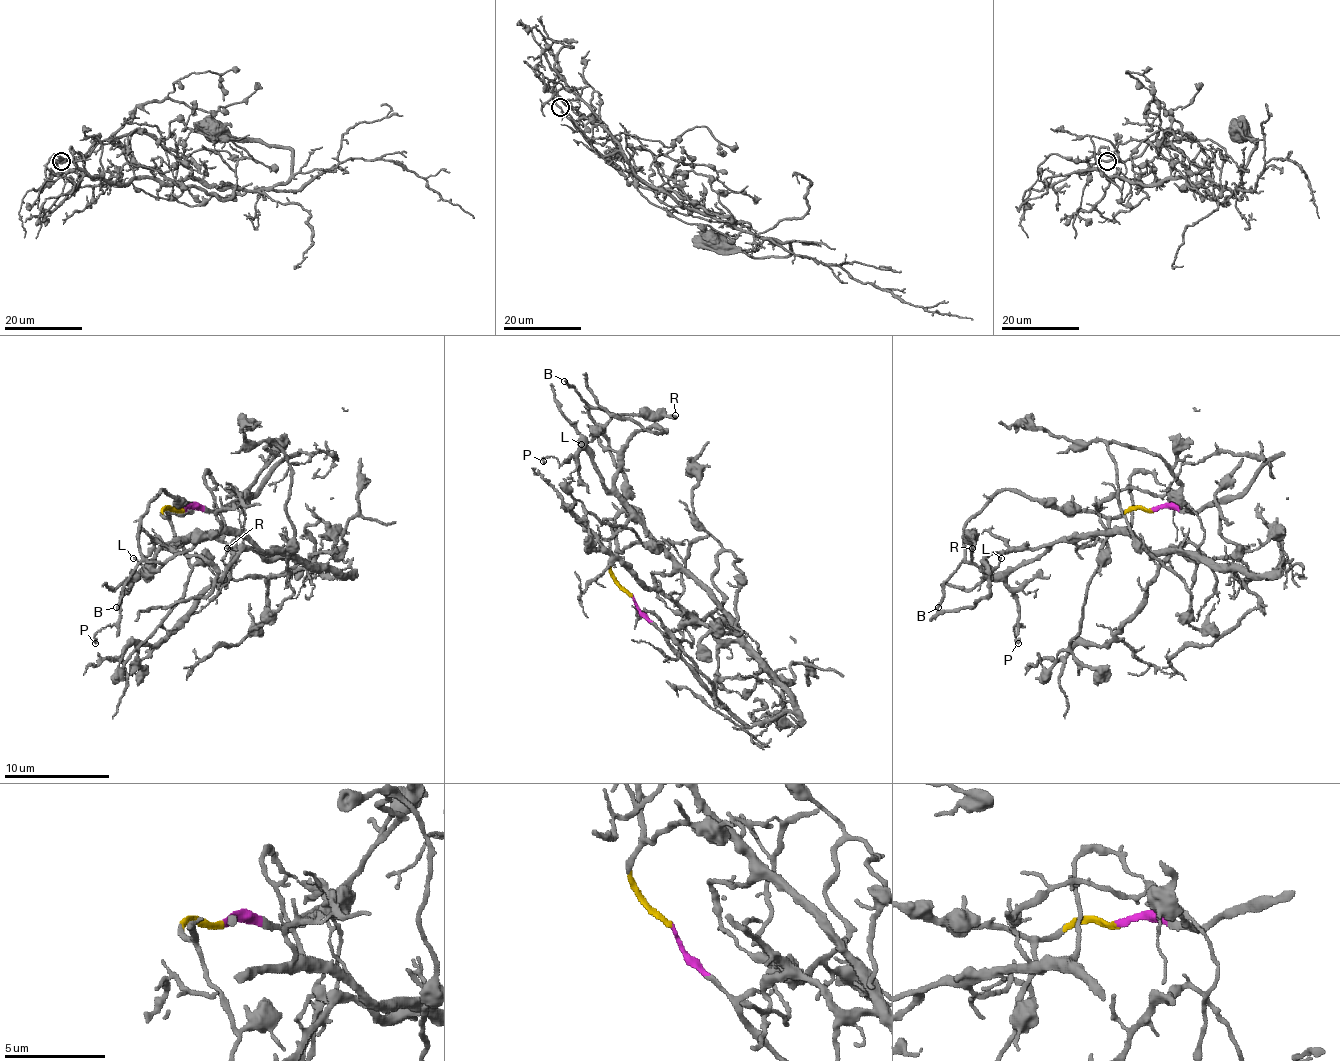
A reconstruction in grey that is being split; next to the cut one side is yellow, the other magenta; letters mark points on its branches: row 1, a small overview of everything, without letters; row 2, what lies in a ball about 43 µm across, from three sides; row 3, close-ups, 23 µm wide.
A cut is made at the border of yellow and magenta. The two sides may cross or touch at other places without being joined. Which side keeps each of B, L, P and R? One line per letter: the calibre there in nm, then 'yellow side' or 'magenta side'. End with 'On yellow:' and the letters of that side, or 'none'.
B: 180 nm | yellow side
L: 130 nm | yellow side
P: 190 nm | magenta side
R: 180 nm | yellow side
On yellow: B, L, R

